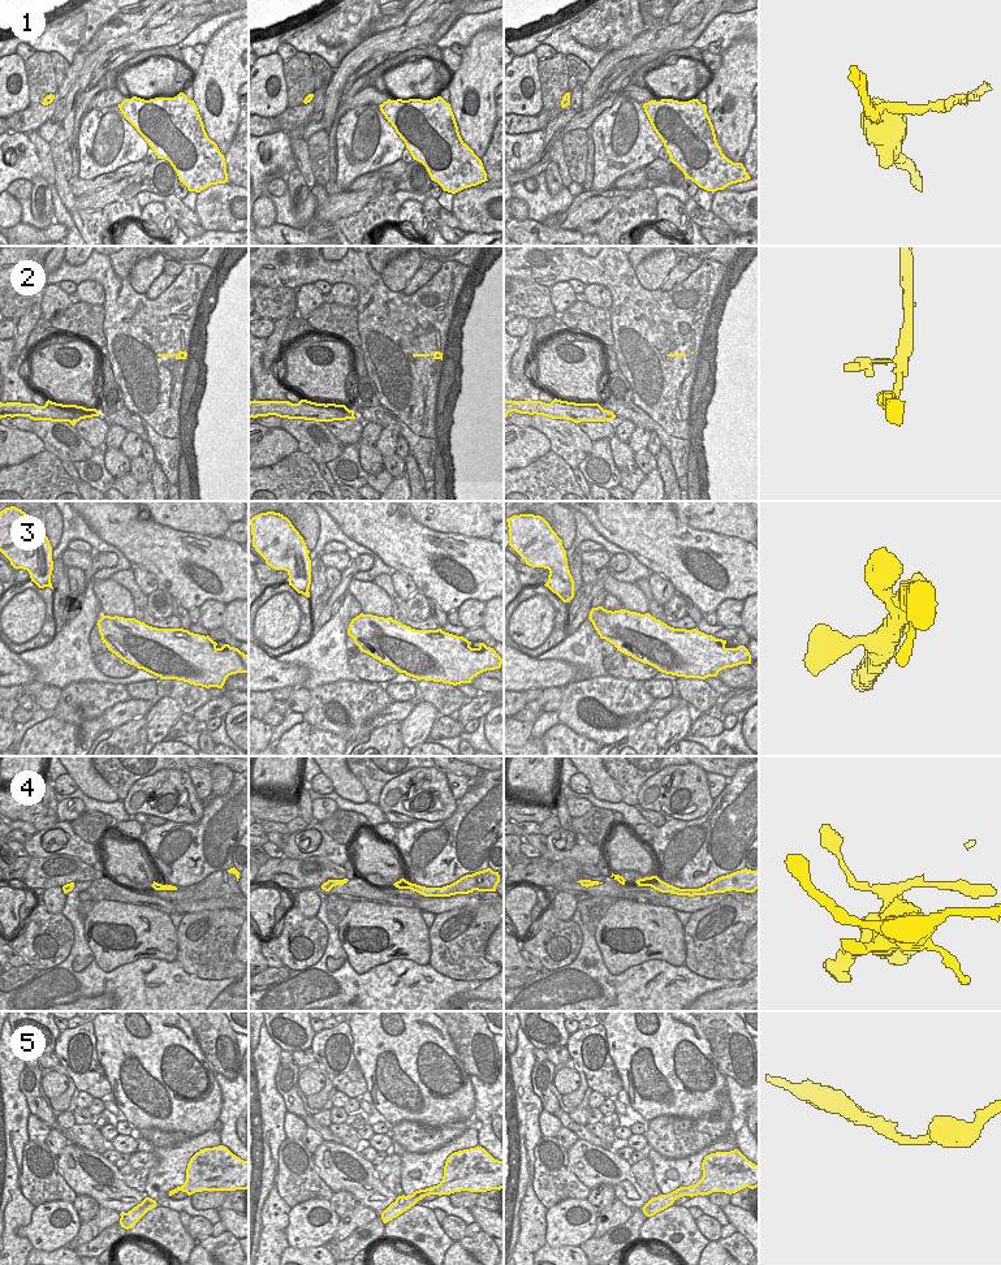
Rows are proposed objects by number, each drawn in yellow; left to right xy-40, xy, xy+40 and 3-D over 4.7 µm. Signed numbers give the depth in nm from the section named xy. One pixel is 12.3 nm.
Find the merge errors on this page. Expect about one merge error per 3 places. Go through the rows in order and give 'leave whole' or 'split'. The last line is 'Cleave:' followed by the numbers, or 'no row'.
1: leave whole
2: leave whole
3: leave whole
4: leave whole
5: leave whole
Cleave: no row

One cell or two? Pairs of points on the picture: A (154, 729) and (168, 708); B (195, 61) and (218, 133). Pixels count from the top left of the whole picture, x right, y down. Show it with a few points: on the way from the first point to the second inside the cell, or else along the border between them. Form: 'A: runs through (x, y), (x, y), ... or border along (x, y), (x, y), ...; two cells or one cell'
A: runs through (159, 724), (163, 713); one cell
B: border along (203, 56), (202, 64), (193, 73); two cells

